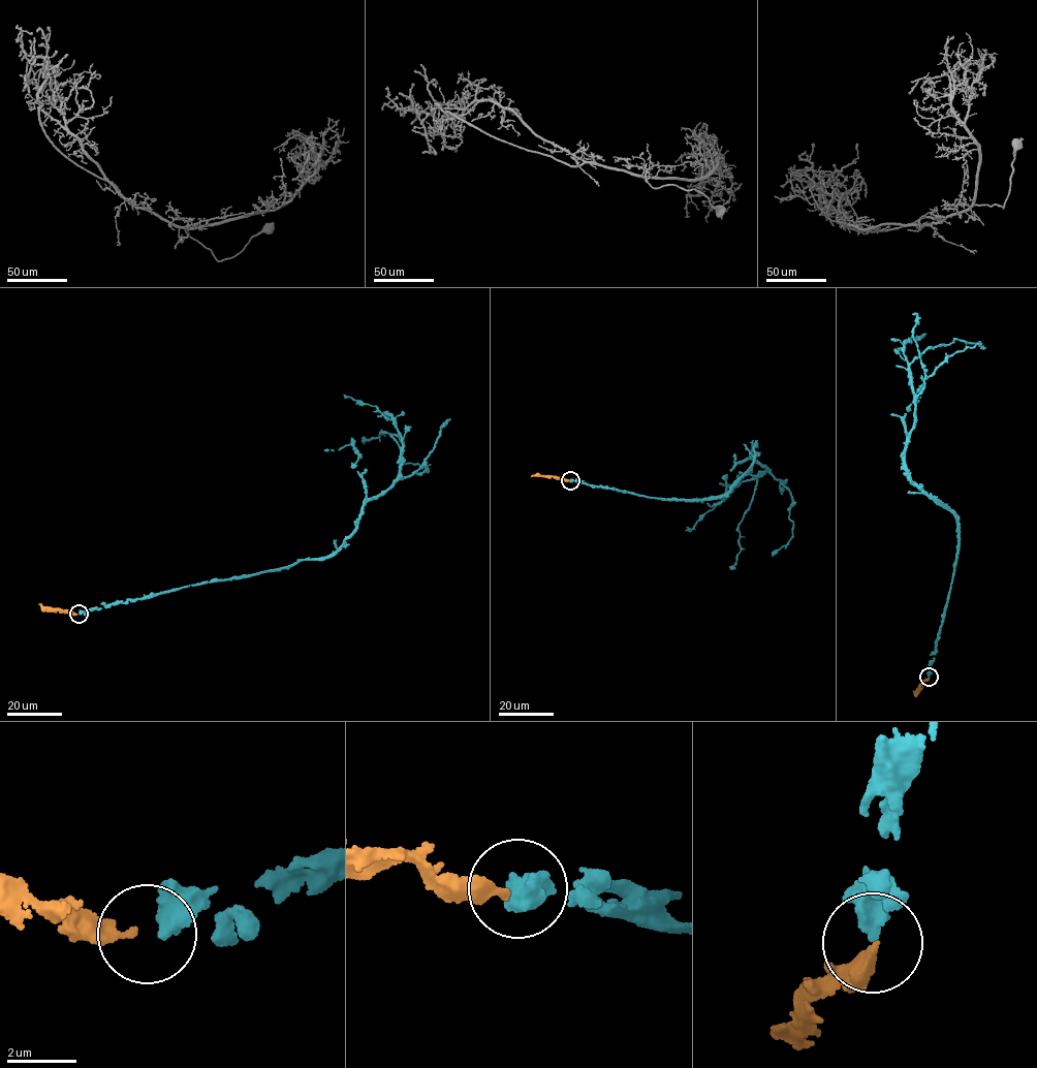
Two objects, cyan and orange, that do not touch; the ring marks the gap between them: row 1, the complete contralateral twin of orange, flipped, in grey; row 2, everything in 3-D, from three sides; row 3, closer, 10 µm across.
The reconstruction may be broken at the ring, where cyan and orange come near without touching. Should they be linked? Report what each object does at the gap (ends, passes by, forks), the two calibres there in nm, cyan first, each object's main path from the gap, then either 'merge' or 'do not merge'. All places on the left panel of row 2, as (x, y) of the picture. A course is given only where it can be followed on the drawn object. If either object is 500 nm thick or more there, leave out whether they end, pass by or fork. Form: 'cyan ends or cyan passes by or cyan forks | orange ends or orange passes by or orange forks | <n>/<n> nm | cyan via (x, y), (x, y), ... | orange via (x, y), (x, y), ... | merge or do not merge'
550/200 nm | cyan via (79, 614), (334, 552), (401, 467), (397, 436), (362, 440) | orange via (77, 615), (38, 603) | merge

